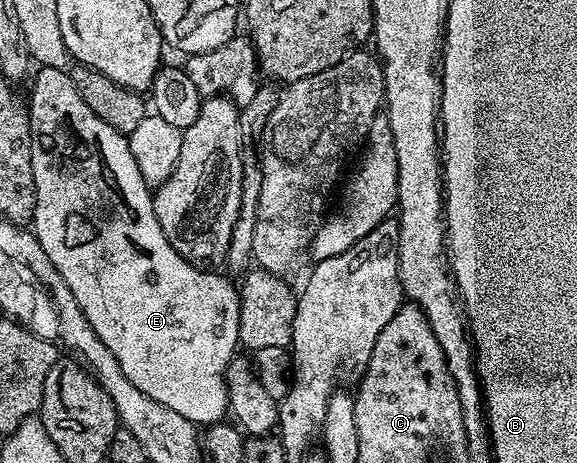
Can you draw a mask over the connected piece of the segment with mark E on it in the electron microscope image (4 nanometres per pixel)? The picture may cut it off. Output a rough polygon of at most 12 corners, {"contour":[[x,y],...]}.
{"contour":[[64,68],[27,98],[31,231],[121,372],[222,423],[241,297],[163,234]]}

